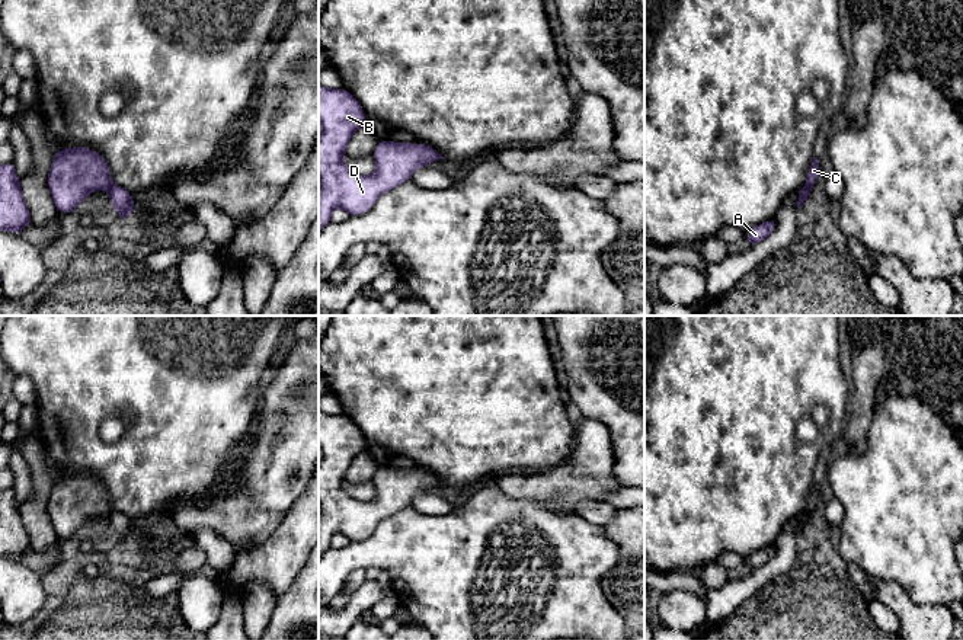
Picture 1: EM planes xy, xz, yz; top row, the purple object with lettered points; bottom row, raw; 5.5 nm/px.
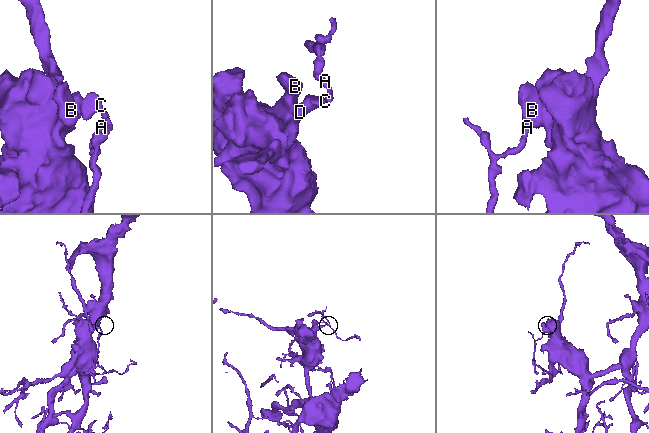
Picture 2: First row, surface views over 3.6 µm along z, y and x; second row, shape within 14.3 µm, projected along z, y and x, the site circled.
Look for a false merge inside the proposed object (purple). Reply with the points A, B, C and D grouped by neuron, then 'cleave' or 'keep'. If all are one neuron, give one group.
groups A / B C D; cleave

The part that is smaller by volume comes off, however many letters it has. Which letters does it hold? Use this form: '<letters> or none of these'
A

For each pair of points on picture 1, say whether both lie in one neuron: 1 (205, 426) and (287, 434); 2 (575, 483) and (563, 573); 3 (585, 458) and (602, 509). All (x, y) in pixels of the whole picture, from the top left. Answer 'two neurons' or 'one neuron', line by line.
1: two neurons
2: two neurons
3: two neurons

